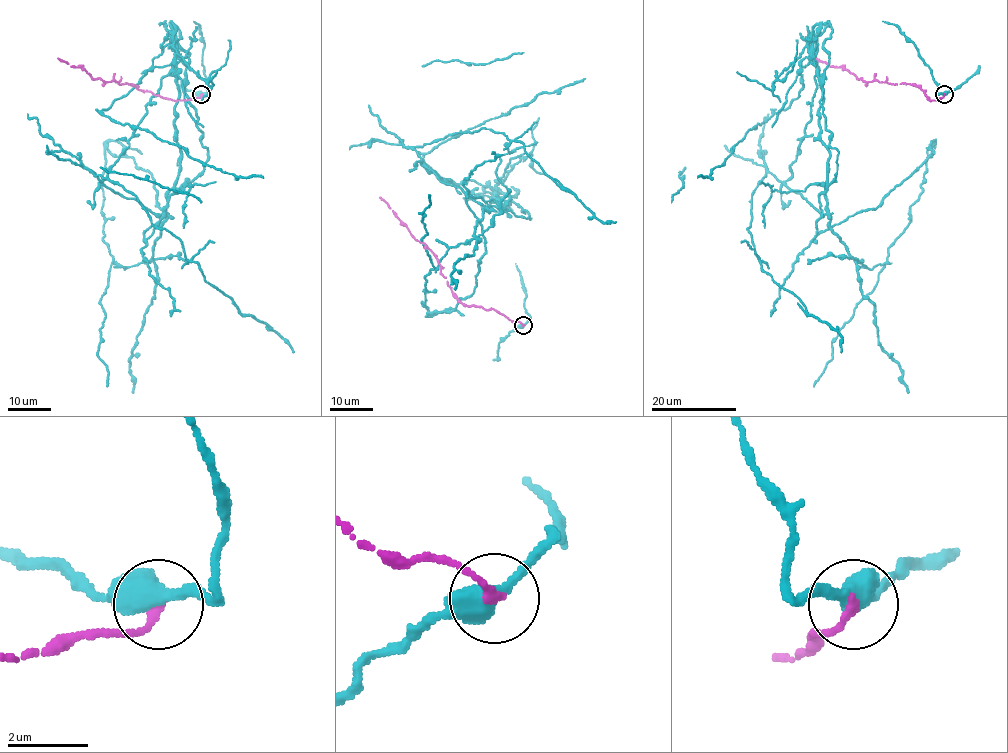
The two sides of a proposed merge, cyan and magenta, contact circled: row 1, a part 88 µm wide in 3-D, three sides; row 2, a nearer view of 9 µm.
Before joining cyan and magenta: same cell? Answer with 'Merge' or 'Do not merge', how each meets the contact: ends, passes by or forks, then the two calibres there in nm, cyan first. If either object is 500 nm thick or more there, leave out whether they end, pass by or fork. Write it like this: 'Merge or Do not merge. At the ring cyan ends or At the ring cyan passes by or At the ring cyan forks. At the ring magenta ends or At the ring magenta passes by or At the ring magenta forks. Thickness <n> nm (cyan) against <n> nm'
Do not merge. At the ring cyan passes by. At the ring magenta ends. Thickness 460 nm (cyan) against 240 nm

